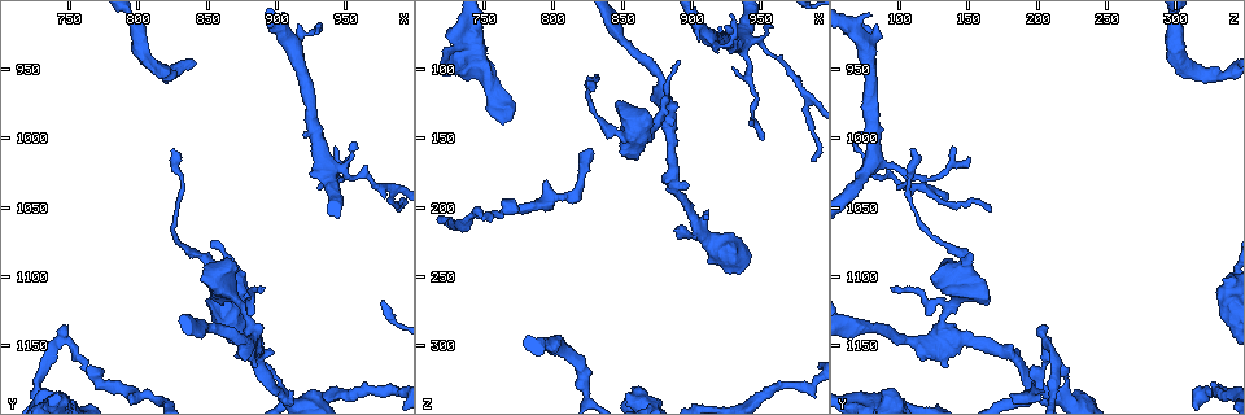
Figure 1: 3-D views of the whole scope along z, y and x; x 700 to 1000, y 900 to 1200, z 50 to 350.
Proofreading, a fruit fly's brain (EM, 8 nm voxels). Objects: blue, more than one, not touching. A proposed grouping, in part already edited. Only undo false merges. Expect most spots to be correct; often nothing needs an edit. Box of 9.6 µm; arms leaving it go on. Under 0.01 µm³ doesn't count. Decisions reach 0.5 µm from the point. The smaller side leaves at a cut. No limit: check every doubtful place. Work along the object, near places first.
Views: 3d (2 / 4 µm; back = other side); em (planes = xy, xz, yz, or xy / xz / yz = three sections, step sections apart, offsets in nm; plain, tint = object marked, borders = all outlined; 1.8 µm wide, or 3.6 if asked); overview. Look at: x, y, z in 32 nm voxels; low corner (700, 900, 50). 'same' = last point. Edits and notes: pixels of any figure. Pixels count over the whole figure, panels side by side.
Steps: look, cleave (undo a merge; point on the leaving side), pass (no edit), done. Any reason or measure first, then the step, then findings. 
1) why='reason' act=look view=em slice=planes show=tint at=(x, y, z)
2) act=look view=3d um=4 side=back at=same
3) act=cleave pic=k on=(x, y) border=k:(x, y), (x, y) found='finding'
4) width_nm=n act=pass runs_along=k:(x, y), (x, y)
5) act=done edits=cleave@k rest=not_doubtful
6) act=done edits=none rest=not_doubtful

why='four or more arms meet' act=look view=em slice=planes show=tint at=(938, 1016, 82)

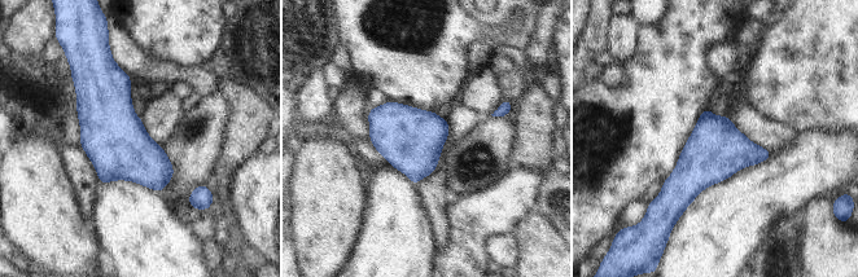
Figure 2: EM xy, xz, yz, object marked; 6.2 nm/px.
act=pass found='all the same cell'

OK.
act=look view=3d um=2 at=(982, 1038, 120)

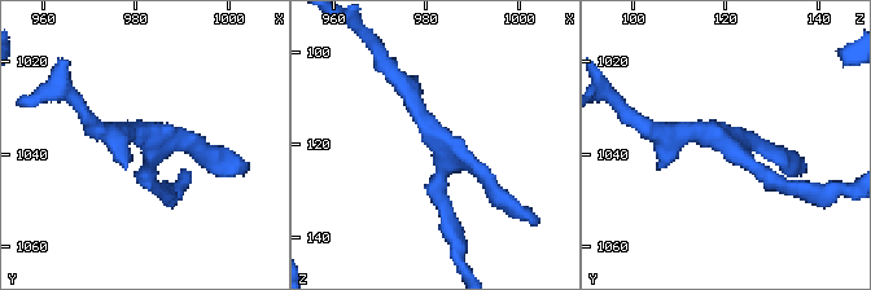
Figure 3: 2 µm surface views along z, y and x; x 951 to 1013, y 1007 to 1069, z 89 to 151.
why='now the EM' act=look view=em slice=planes show=tint at=(983, 1038, 120)

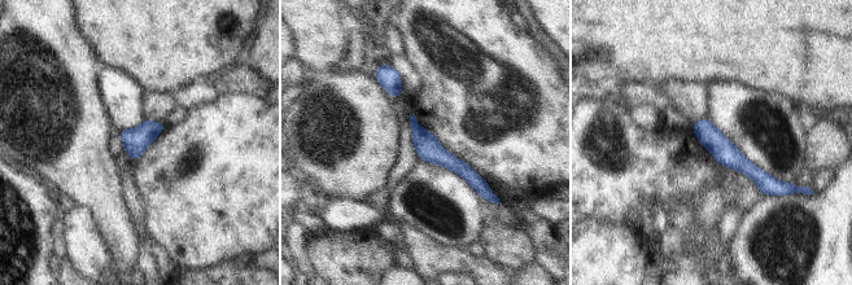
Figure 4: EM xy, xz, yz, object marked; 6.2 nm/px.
act=pass found='one cell here'

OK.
why='thin neck' act=look view=em um=3.6 slice=planes show=tint at=(898, 1172, 218)

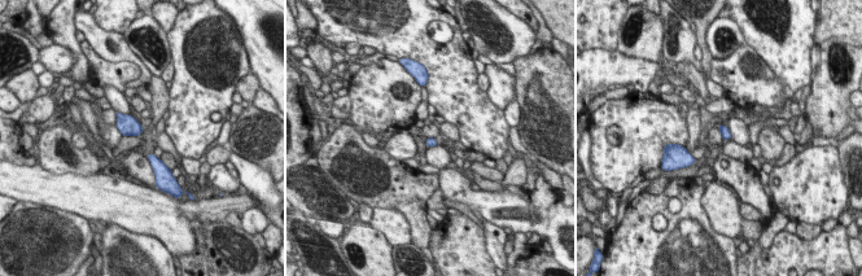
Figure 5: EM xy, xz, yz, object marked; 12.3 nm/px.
act=pass found='one cell here'

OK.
why='narrows sharply' act=look view=em slice=planes show=borders at=(882, 1142, 132)

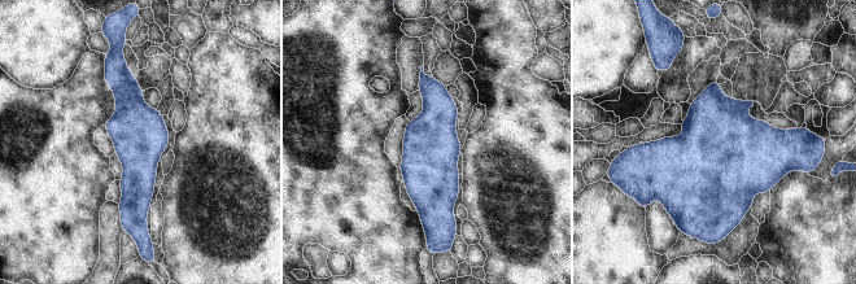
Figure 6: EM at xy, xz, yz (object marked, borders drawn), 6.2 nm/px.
act=pass runs_along=6:(122, 65), (135, 125), (130, 219) found='all the same cell'

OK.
why='sharp bend' act=look view=em slice=planes show=tint at=(746, 1144, 206)

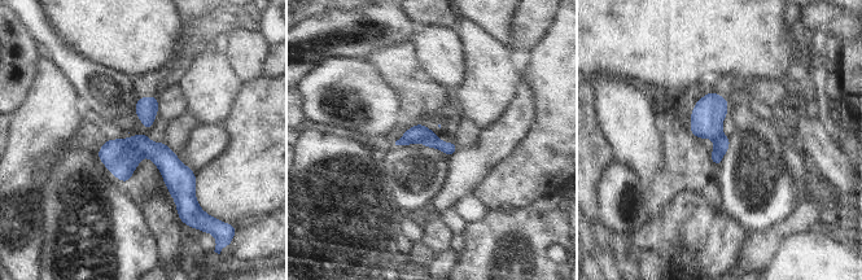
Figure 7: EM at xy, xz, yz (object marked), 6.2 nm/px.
act=cleave pic=7 on=(121, 157) found='a second cell is stuck on'

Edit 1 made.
act=done edits=cleave@7 rest=not_doubtful

